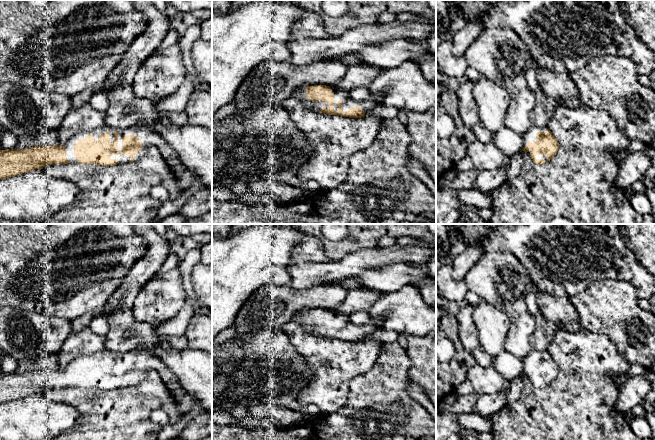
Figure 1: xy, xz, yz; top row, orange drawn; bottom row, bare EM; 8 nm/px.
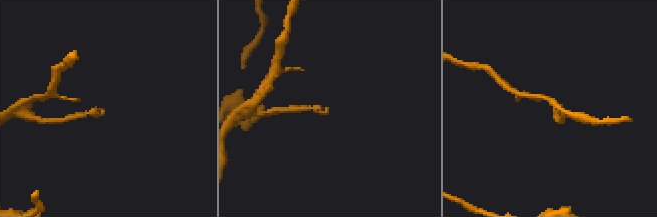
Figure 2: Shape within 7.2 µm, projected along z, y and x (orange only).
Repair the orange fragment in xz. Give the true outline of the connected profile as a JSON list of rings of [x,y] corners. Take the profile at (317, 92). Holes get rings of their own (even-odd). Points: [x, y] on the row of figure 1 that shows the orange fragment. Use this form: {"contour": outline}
{"contour": [[[326,85],[302,86],[297,91],[305,108],[323,114],[362,118],[381,105],[381,94],[370,93],[365,101],[356,102],[348,93]]]}

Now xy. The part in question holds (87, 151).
{"contour": [[[104,125],[93,130],[87,130],[72,136],[66,143],[54,146],[35,146],[25,149],[0,150],[0,179],[14,177],[45,165],[54,164],[96,164],[113,166],[125,162],[133,162],[143,158],[149,147],[155,146],[161,153],[166,164],[176,176],[181,191],[191,187],[196,175],[188,170],[181,162],[178,153],[156,131],[148,128],[133,130]]]}

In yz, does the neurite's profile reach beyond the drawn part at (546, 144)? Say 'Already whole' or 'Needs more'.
Needs more

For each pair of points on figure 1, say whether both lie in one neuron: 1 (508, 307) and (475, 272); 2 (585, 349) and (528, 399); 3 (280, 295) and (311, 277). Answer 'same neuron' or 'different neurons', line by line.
1: same neuron
2: same neuron
3: different neurons

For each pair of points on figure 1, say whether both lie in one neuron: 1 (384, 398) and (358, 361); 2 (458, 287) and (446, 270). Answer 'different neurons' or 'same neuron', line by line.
1: different neurons
2: same neuron

